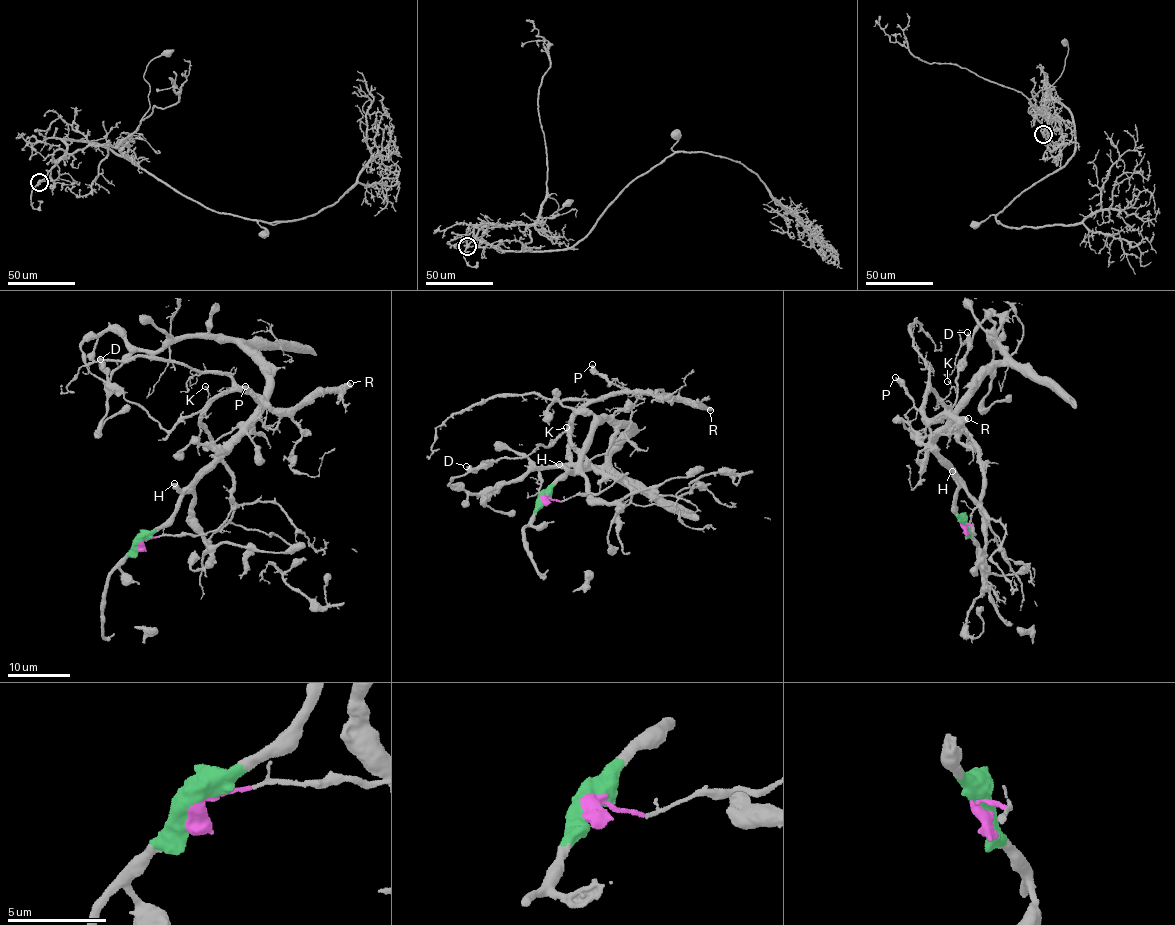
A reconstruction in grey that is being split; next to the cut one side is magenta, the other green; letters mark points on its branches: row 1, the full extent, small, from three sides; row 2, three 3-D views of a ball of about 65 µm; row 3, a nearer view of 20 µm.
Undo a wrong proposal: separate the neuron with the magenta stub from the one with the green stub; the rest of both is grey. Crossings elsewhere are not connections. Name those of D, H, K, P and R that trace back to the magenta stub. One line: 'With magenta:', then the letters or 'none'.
With magenta: D, K, P, R

